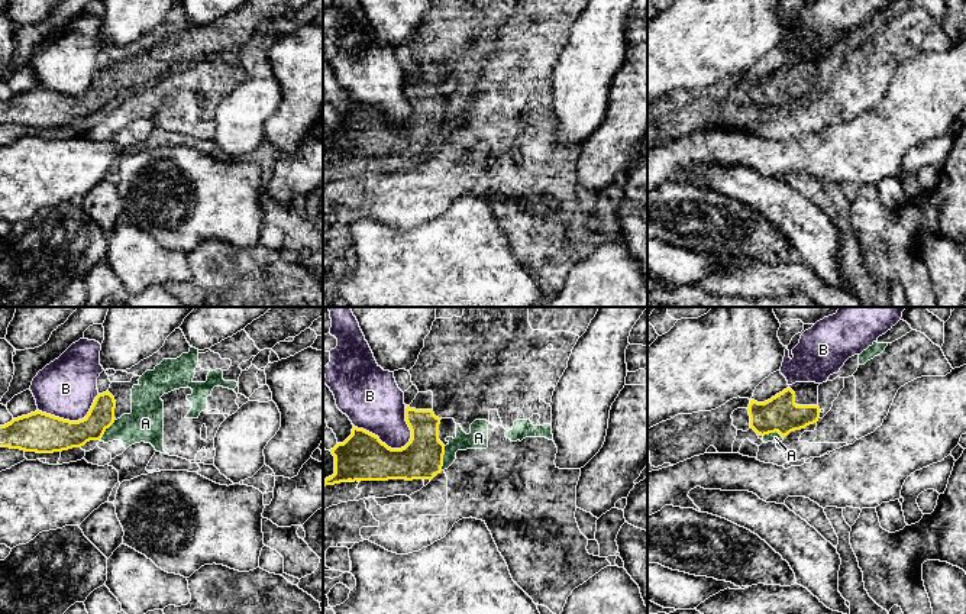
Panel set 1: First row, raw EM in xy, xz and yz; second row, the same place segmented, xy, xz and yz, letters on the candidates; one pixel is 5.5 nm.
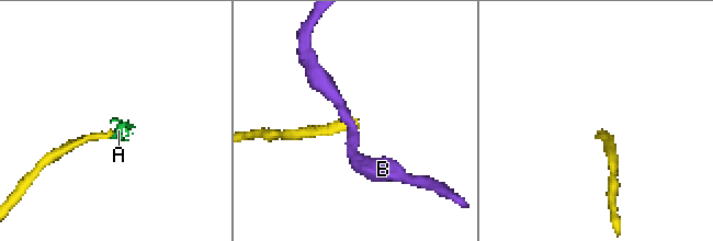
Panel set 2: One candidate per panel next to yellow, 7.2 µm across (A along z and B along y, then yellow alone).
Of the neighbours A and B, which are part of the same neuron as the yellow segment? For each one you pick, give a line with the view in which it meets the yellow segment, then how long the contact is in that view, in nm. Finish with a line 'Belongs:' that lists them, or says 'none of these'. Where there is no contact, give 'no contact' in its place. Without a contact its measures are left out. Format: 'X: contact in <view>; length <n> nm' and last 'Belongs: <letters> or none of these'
A: contact in xz; length 140 nm
Belongs: A

